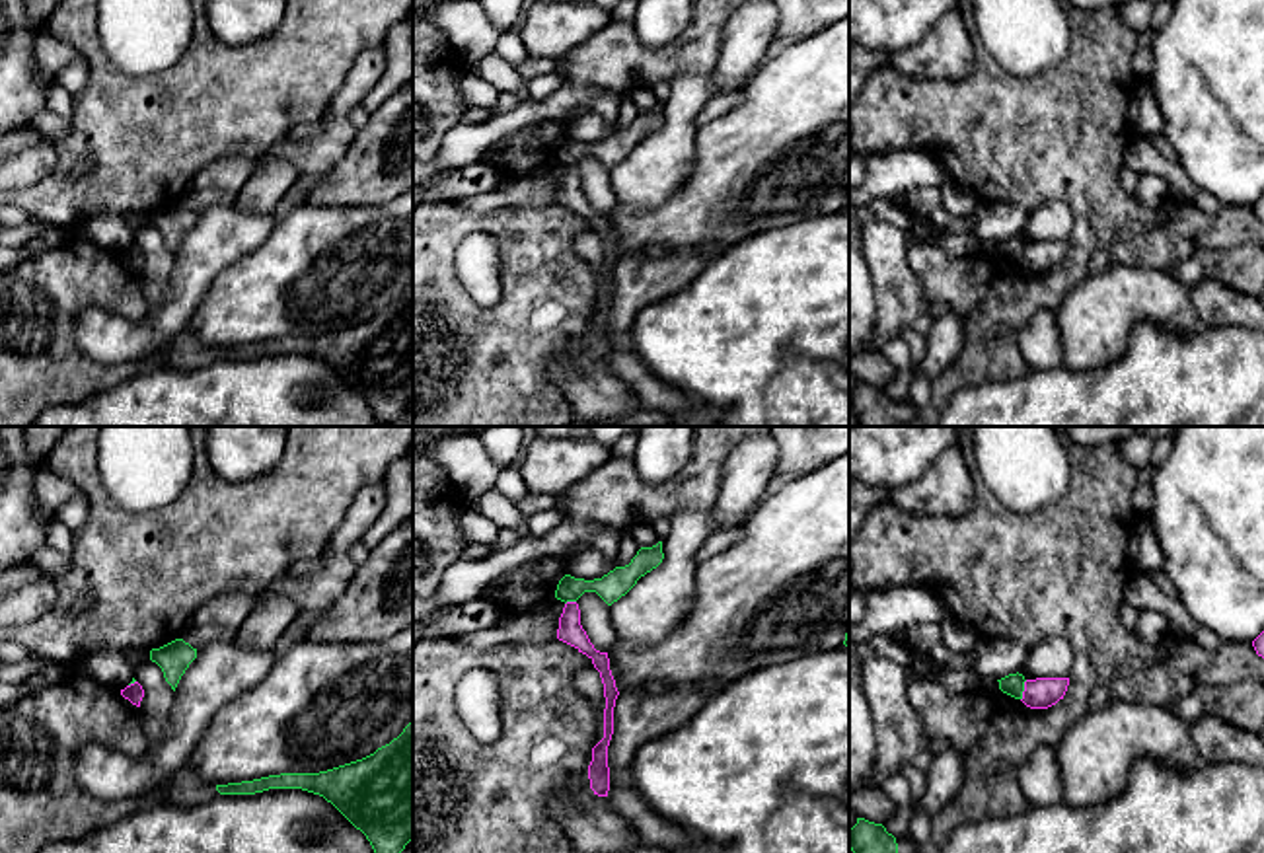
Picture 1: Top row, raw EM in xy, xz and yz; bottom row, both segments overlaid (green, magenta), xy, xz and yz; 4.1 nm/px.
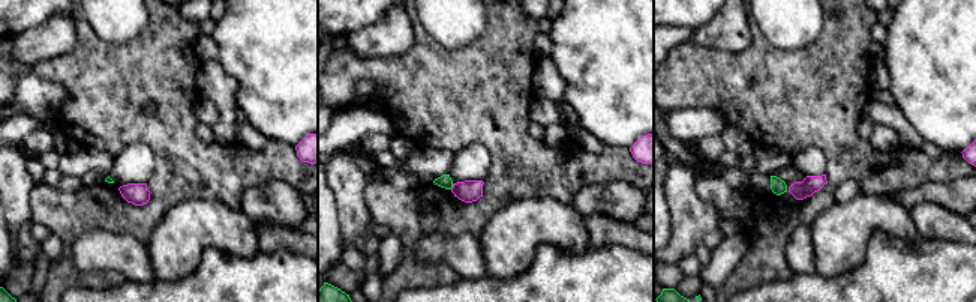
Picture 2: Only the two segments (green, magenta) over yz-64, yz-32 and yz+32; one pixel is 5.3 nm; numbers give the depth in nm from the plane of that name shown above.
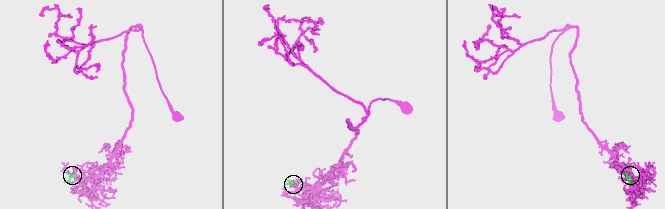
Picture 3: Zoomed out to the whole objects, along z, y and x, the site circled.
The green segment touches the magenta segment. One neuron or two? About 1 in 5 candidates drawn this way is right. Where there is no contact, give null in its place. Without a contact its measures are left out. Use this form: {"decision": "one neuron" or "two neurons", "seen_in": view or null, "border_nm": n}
{"decision": "two neurons", "seen_in": "yz", "border_nm": 90}

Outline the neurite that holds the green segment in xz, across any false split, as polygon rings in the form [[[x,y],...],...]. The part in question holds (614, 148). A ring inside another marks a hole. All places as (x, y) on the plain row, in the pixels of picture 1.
[[[662,105],[652,111],[641,111],[625,130],[615,130],[602,142],[584,144],[565,138],[555,154],[561,166],[576,166],[584,156],[596,156],[608,169],[625,160],[641,140],[656,132],[664,123]]]

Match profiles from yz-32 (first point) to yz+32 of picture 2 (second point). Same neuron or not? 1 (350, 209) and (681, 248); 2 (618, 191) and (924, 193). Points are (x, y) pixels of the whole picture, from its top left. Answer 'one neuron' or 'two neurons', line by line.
1: one neuron
2: one neuron

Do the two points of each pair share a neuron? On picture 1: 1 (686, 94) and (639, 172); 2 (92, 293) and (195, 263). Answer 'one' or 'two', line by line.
1: one
2: two

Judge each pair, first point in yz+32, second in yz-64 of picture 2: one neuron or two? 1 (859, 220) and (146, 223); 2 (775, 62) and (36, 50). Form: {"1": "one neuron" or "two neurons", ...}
{"1": "two neurons", "2": "two neurons"}

